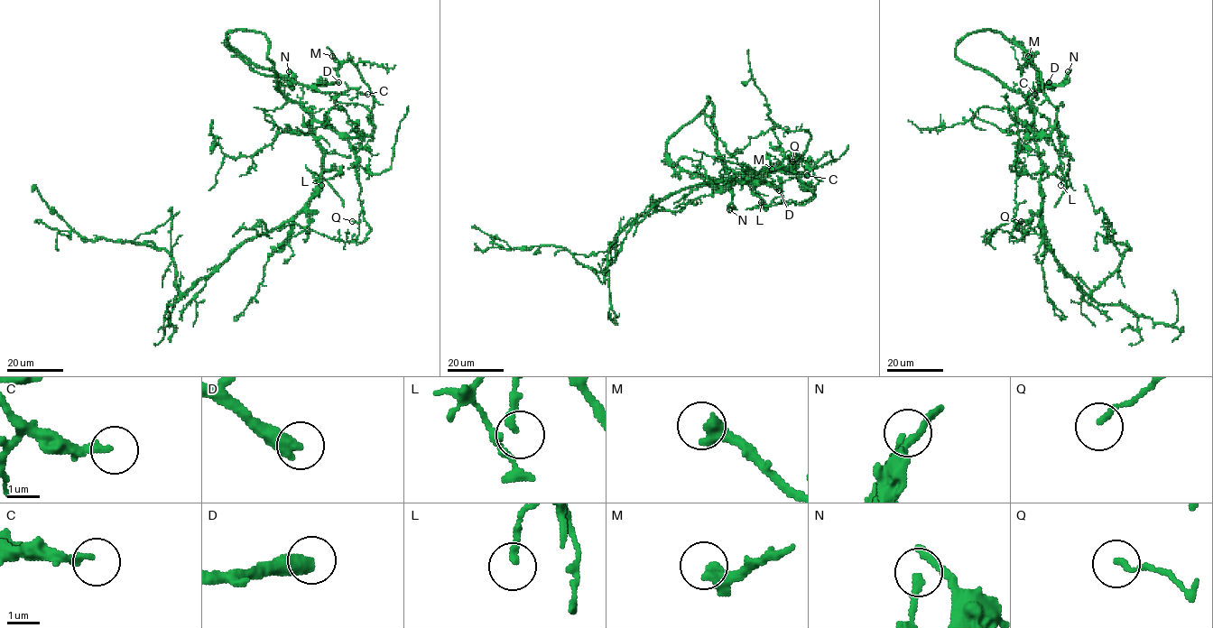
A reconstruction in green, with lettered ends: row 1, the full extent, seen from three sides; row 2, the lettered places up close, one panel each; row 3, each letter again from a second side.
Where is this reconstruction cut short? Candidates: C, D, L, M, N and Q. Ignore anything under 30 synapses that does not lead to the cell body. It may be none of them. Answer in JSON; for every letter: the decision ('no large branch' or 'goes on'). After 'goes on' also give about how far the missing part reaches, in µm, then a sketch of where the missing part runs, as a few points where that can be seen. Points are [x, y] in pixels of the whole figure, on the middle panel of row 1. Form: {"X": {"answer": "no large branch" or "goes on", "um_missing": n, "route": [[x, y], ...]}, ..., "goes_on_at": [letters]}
{"C": {"answer": "goes on", "um_missing": 40, "route": [[807, 175], [824, 174], [835, 167], [840, 152], [851, 143], [844, 136], [845, 126]]}, "D": {"answer": "goes on", "um_missing": 40, "route": [[779, 190], [786, 197], [790, 213], [802, 223], [843, 222]]}, "L": {"answer": "no large branch"}, "M": {"answer": "no large branch"}, "N": {"answer": "no large branch"}, "Q": {"answer": "no large branch"}, "goes_on_at": ["C", "D"]}

